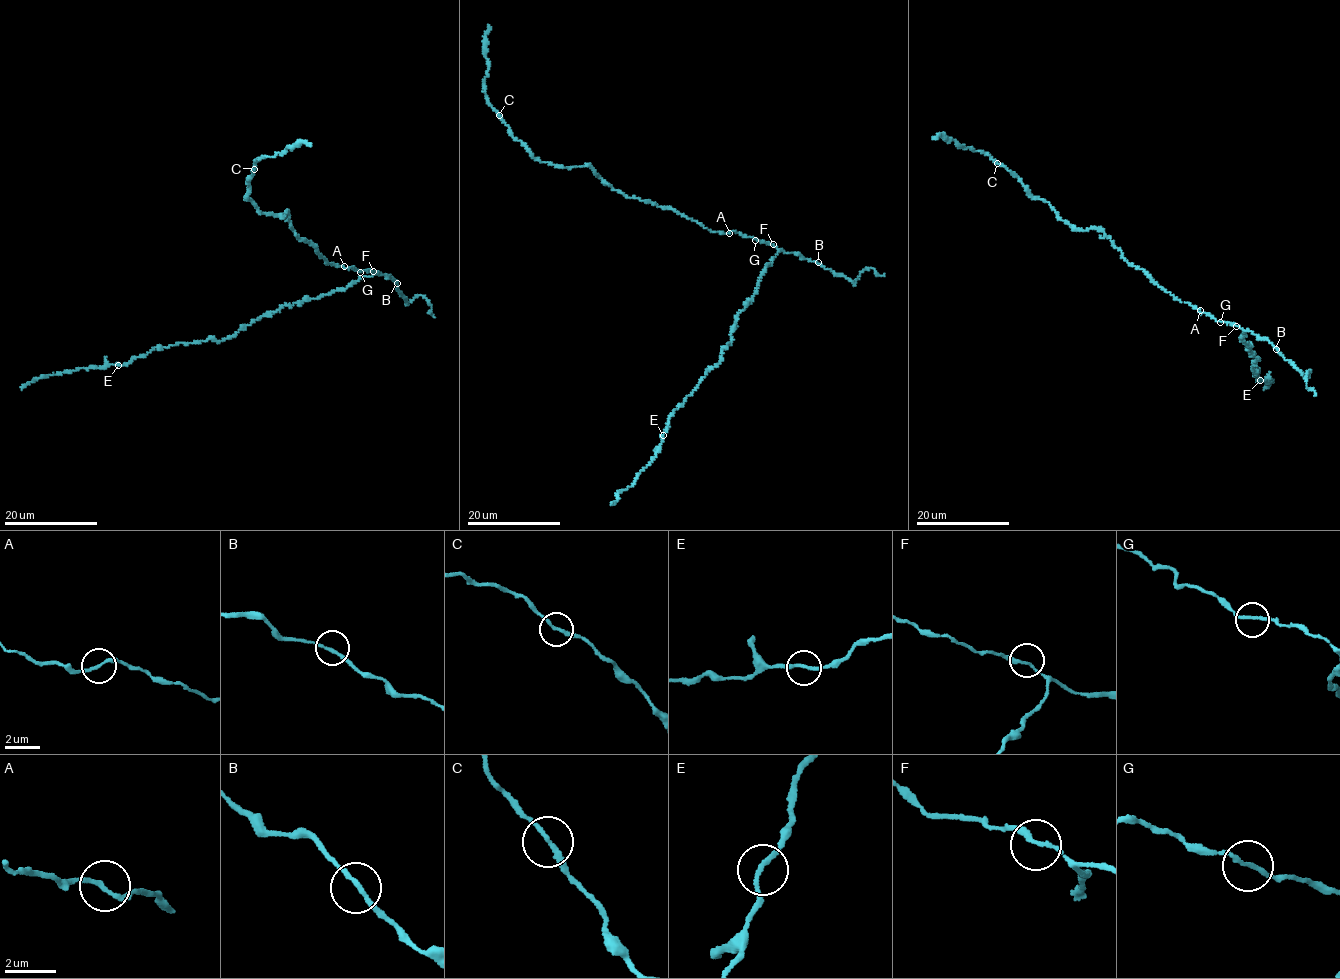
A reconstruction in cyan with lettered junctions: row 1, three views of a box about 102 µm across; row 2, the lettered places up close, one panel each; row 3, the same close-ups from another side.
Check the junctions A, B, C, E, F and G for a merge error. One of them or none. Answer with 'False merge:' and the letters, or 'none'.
False merge: none

